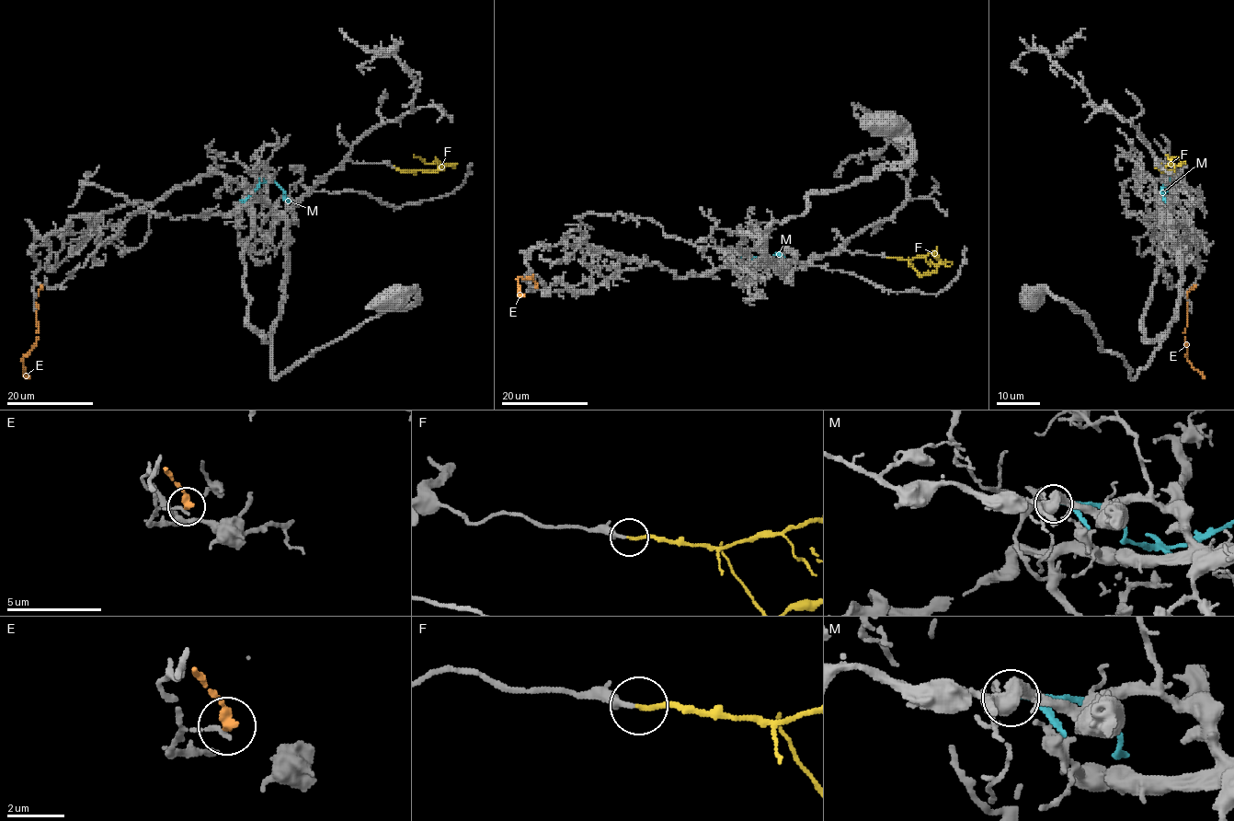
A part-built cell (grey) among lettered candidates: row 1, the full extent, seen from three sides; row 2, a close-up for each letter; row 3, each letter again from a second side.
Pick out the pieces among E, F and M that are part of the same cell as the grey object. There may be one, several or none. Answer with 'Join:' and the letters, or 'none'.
Join: F

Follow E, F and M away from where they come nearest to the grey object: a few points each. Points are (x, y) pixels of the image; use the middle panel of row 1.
E: (537, 287), (531, 276), (519, 277), (519, 291), (523, 295)
F: (888, 257), (912, 259), (931, 253), (940, 263), (933, 271), (919, 275), (908, 258)
M: (734, 251), (746, 251), (750, 259), (760, 260), (777, 253), (786, 259)

